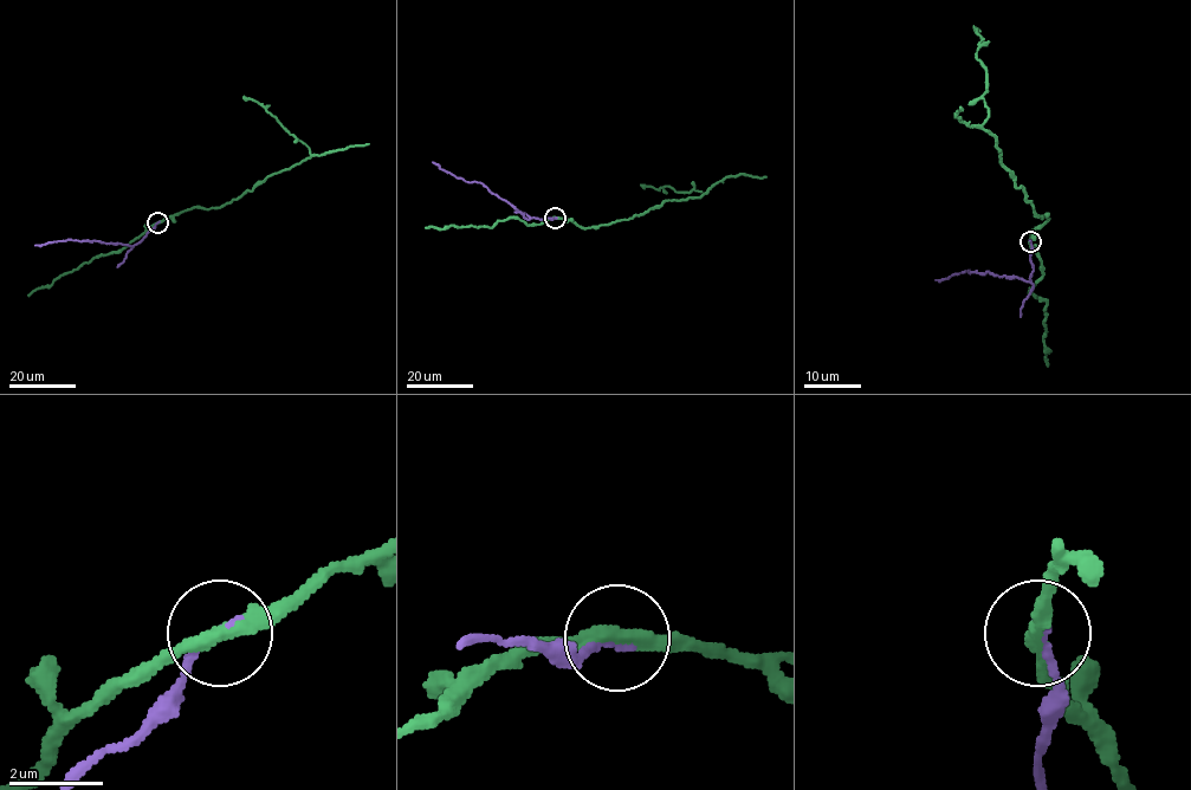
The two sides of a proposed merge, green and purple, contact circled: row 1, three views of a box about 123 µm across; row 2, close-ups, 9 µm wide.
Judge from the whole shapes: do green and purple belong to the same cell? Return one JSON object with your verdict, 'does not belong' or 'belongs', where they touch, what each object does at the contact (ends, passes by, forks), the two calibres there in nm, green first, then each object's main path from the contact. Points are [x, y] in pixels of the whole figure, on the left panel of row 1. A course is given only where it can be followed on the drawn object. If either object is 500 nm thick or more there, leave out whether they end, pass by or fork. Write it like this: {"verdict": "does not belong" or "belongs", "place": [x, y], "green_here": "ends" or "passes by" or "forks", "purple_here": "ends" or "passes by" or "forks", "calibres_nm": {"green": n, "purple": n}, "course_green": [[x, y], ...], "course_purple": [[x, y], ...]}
{"verdict": "does not belong", "place": [157, 222], "green_here": "passes by", "purple_here": "ends", "calibres_nm": {"green": 320, "purple": 200}, "course_green": [[157, 222], [195, 207], [222, 206], [267, 177], [310, 156], [309, 148], [270, 112], [243, 97]], "course_purple": [[157, 222], [130, 246], [69, 239], [36, 245]]}

